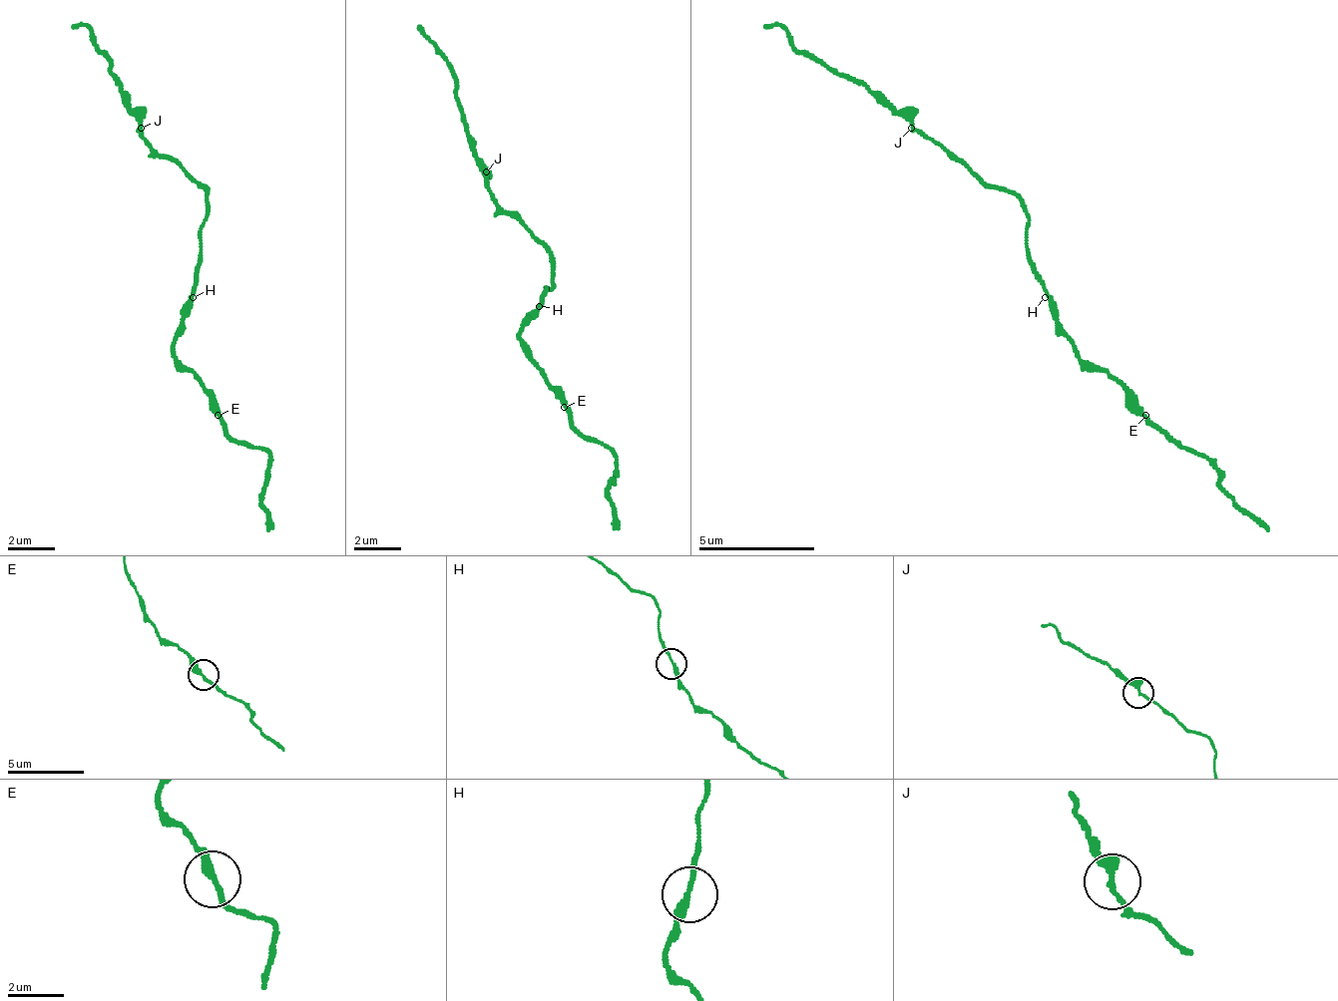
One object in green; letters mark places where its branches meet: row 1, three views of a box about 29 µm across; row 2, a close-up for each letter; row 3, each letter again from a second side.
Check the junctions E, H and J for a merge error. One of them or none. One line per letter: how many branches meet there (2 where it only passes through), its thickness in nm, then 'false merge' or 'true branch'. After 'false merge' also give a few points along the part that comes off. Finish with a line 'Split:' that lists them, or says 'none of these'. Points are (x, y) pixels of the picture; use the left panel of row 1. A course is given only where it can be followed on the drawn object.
E: 2 | 280 nm | true branch
H: 2 | 240 nm | true branch
J: 2 | 280 nm | true branch
Split: none of these

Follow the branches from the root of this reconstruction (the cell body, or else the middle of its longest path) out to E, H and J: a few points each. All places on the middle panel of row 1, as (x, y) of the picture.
E: (545, 288), (539, 294), (539, 306), (521, 323), (521, 353), (551, 382), (557, 399), (562, 405)
H: (545, 288), (539, 294), (539, 306)
J: (545, 288), (551, 288), (551, 259), (545, 253), (545, 247), (492, 195), (492, 189), (486, 183), (486, 171)

